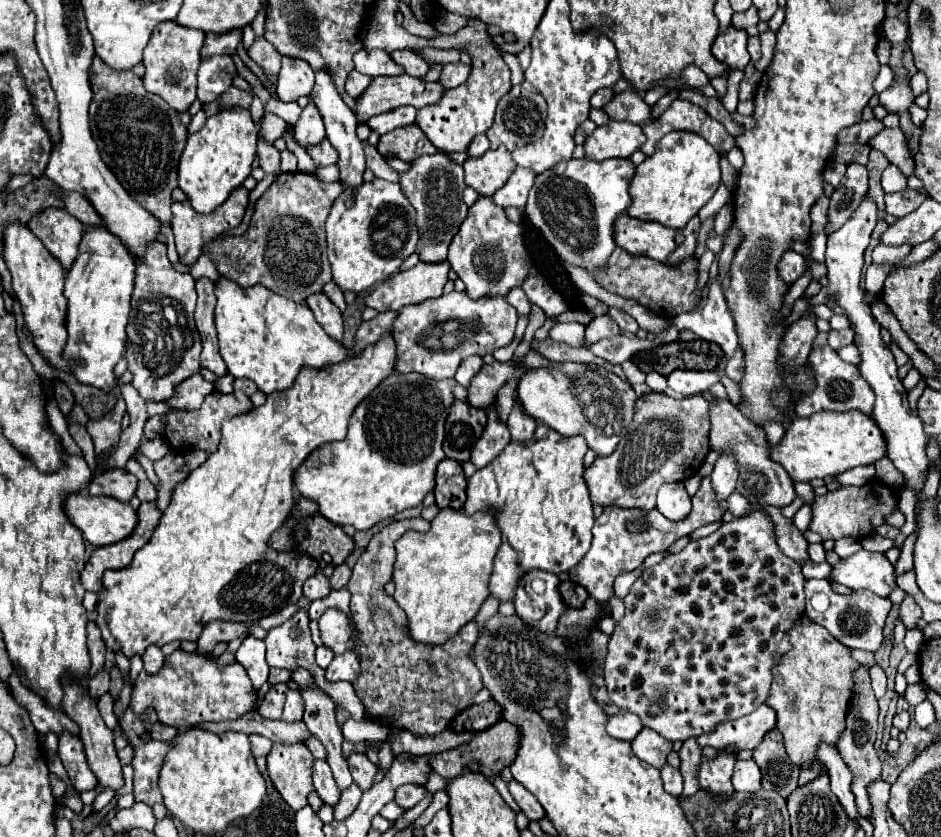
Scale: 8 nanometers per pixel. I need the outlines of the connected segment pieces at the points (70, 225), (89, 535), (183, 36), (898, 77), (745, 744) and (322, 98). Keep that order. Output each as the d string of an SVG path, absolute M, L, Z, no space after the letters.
M48 209L34 215L28 229L42 239L42 245L52 257L56 257L64 271L68 271L78 255L78 243L82 239L82 223L62 209Z
M70 495L66 501L66 515L70 517L70 521L82 529L84 539L90 541L96 547L102 545L112 545L116 541L122 541L126 537L132 535L136 523L138 523L138 513L130 507L130 503L120 503L112 497L90 497L90 495Z
M174 21L156 25L146 49L144 49L144 87L148 93L160 95L172 109L188 111L196 99L196 71L200 65L200 49L204 43L204 31L186 29Z
M906 41L892 45L888 65L890 65L892 73L894 73L894 81L886 91L882 91L878 95L880 105L888 113L894 113L894 115L906 113L910 109L910 105L914 103L914 95L912 95L912 89L908 85L908 69L902 65L902 57L904 57L906 49L908 49Z
M760 705L750 715L722 723L716 731L696 737L700 747L714 747L716 751L724 751L724 747L754 749L762 737L776 725L776 711L768 705Z
M318 71L316 73L316 85L312 89L310 99L316 103L316 107L320 109L322 117L324 117L324 125L326 125L326 137L328 141L334 145L334 149L340 153L340 181L344 183L344 187L358 187L362 185L362 173L366 169L366 159L364 159L364 147L362 141L356 137L356 127L358 121L354 117L354 113L350 111L350 107L340 99L330 75L326 71Z

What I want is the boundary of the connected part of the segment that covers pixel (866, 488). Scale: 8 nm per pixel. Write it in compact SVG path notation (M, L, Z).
M872 481L862 487L842 487L838 491L830 491L822 497L816 497L812 505L812 525L810 531L822 535L822 539L842 539L842 537L854 537L862 539L876 531L878 525L884 523L884 517L898 509L898 499L892 493L890 487Z

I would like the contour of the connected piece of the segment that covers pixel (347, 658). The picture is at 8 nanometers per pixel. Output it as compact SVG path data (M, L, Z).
M350 649L344 655L334 657L334 661L330 663L330 667L326 669L326 679L330 683L336 681L354 681L360 675L360 663L356 653Z

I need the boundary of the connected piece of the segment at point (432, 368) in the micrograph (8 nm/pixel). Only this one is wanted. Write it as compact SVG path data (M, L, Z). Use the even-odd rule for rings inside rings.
M452 291L420 305L402 307L392 323L392 337L396 339L396 367L398 373L420 373L432 379L454 377L460 361L470 355L486 355L498 347L512 343L516 331L516 309L504 297L484 297L472 301L466 293Z

